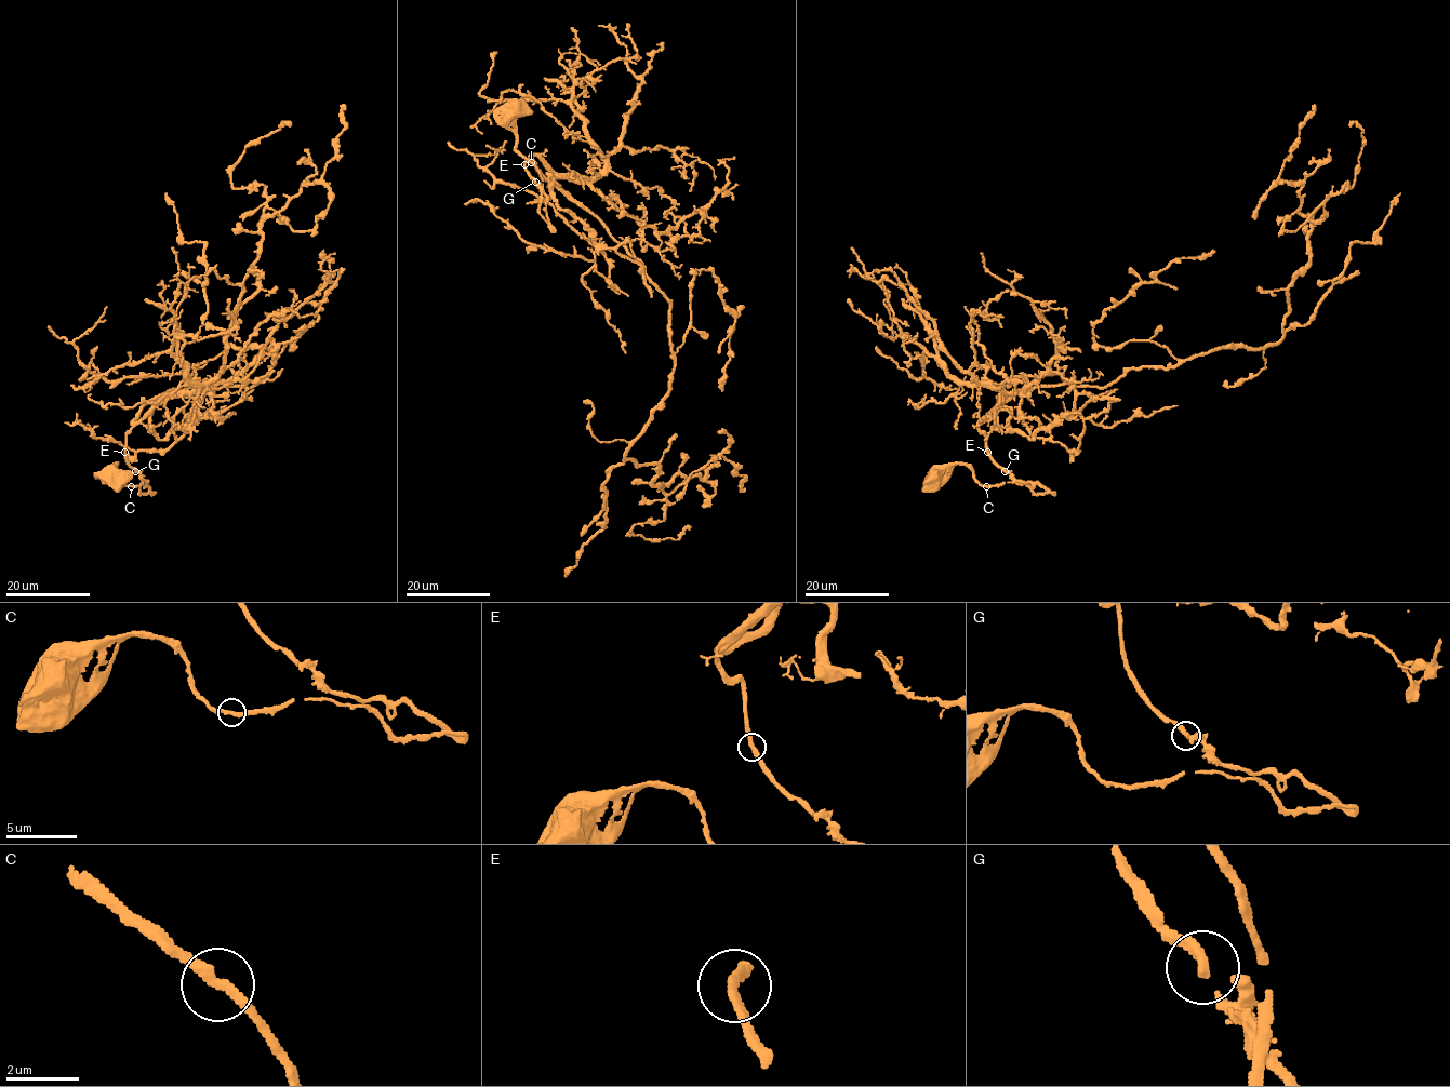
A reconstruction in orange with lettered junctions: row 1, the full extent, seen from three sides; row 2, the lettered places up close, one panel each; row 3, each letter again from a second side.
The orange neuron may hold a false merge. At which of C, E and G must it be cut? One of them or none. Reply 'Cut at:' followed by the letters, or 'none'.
Cut at: none

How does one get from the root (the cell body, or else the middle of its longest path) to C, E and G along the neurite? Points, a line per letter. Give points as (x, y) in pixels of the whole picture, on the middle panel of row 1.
C: (511, 109), (508, 116), (517, 132), (515, 149), (531, 163)
E: (511, 109), (508, 116), (517, 132), (515, 149), (535, 166), (543, 180), (542, 189), (523, 164)
G: (511, 109), (508, 116), (517, 132), (515, 149), (535, 166), (543, 180), (542, 189), (535, 182)

